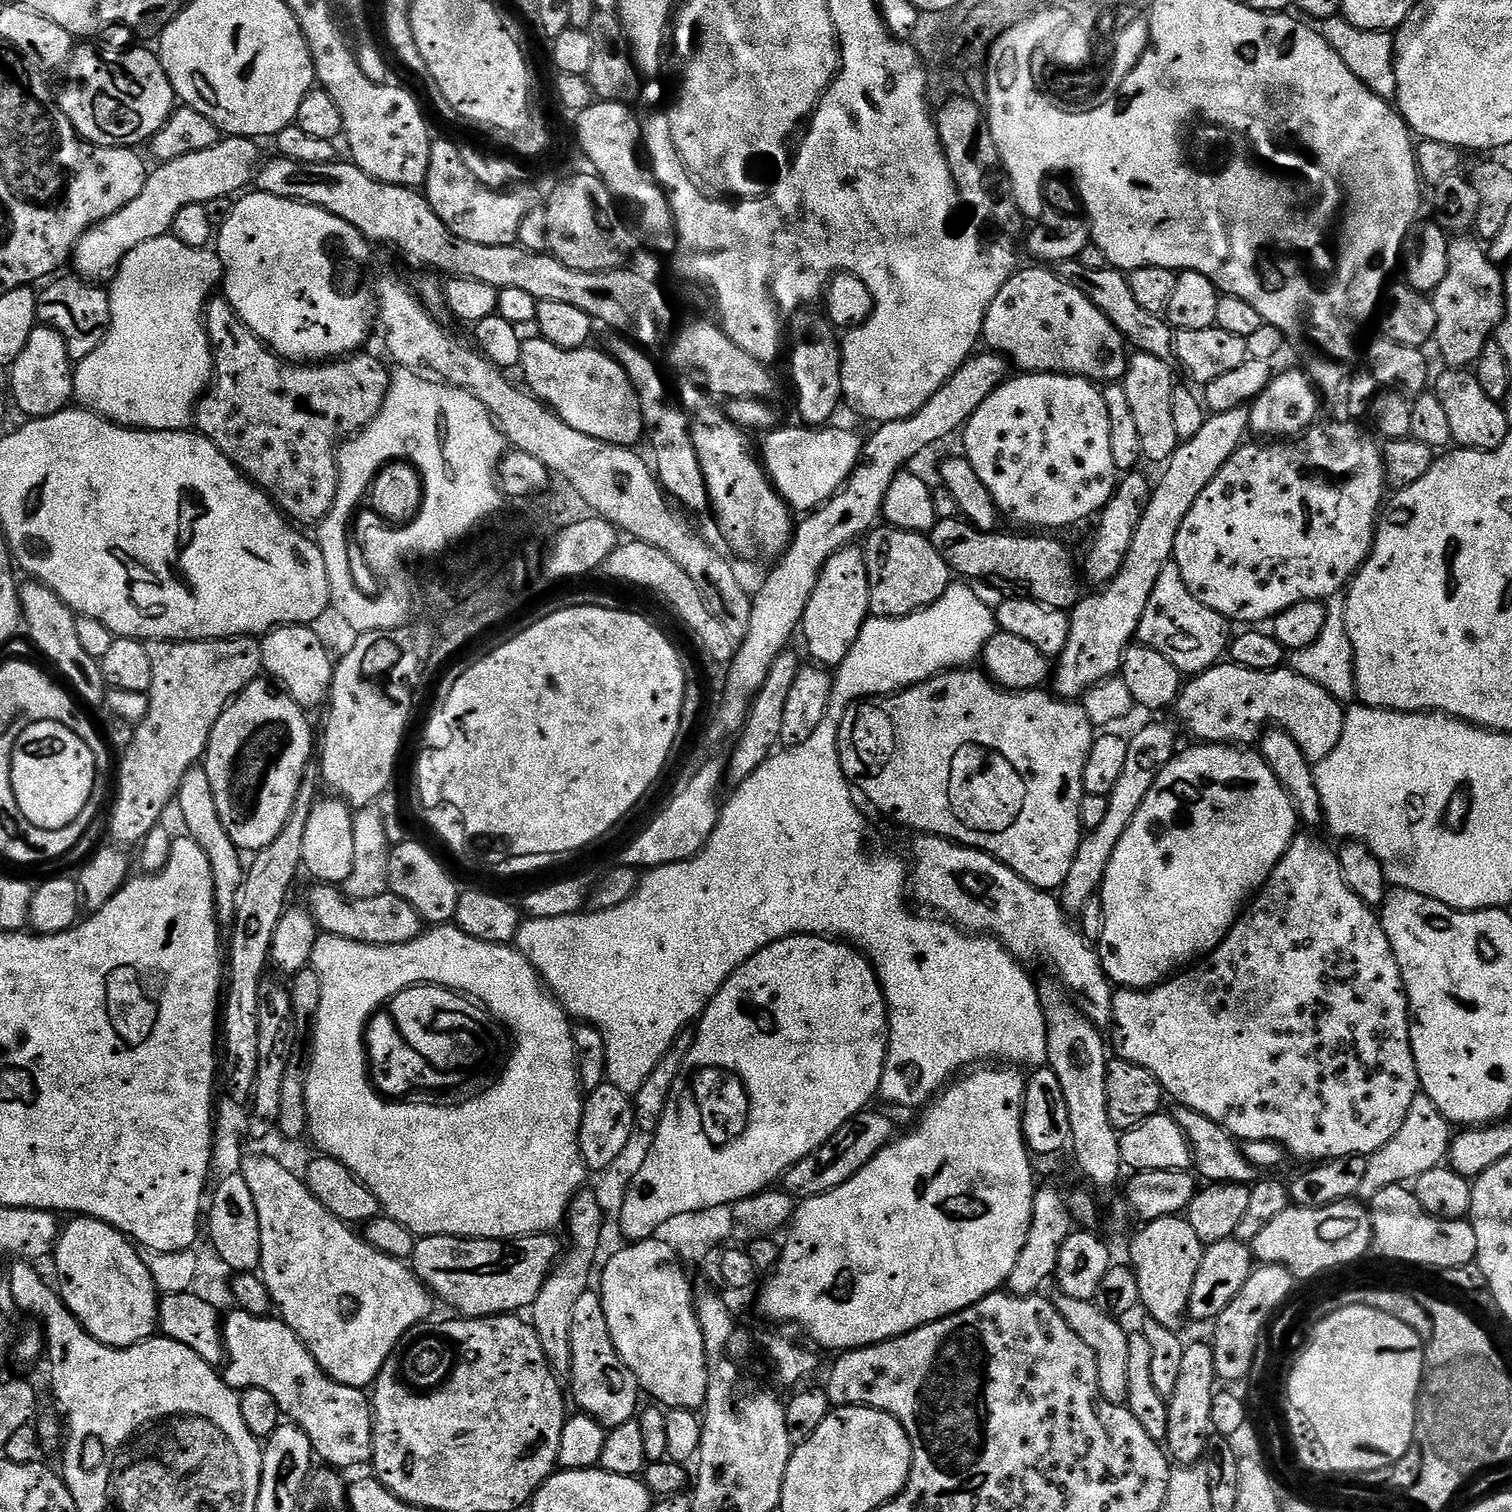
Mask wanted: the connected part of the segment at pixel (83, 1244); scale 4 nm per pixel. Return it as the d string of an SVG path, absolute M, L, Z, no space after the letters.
M69 1220L72 1221L59 1229L55 1242L55 1283L60 1299L74 1314L76 1323L111 1348L129 1348L151 1340L158 1332L161 1297L137 1245L101 1220Z

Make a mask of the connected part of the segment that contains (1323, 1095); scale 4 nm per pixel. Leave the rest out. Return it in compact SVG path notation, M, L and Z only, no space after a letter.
M1297 835L1286 854L1274 866L1272 876L1247 905L1246 911L1233 924L1227 936L1215 950L1203 957L1202 962L1154 988L1120 988L1112 998L1111 1027L1116 1028L1116 1048L1119 1059L1129 1060L1142 1070L1150 1070L1177 1105L1198 1110L1214 1122L1224 1125L1225 1130L1237 1141L1269 1140L1284 1147L1289 1157L1297 1156L1304 1162L1327 1162L1343 1156L1369 1157L1374 1155L1406 1122L1410 1102L1420 1092L1420 1079L1410 1046L1410 1013L1408 995L1394 958L1390 942L1380 925L1380 917L1368 907L1342 878L1336 852L1328 849L1312 836Z

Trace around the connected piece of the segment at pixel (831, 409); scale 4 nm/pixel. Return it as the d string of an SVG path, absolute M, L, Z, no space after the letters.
M803 308L793 313L789 320L788 336L791 340L790 374L796 388L798 398L798 412L802 418L801 423L805 427L821 429L827 427L838 408L843 403L844 391L842 390L841 358L843 356L842 344L838 337L837 329L833 327L825 313L816 312L814 308Z

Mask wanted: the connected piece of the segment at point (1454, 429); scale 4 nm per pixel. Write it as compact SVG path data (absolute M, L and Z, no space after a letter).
M1444 370L1440 377L1435 377L1434 391L1438 402L1442 402L1450 421L1450 434L1453 441L1461 448L1472 448L1476 452L1494 452L1510 435L1508 416L1504 413L1505 405L1499 400L1489 398L1478 383L1475 374L1468 370Z

